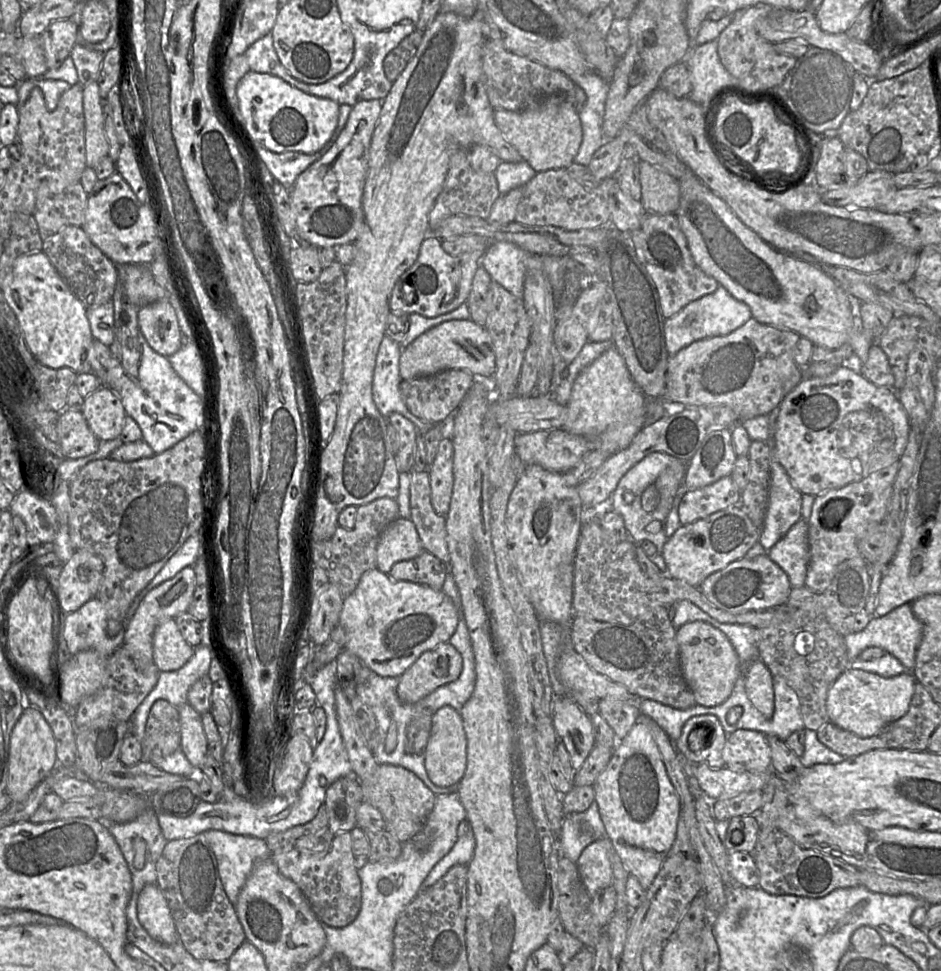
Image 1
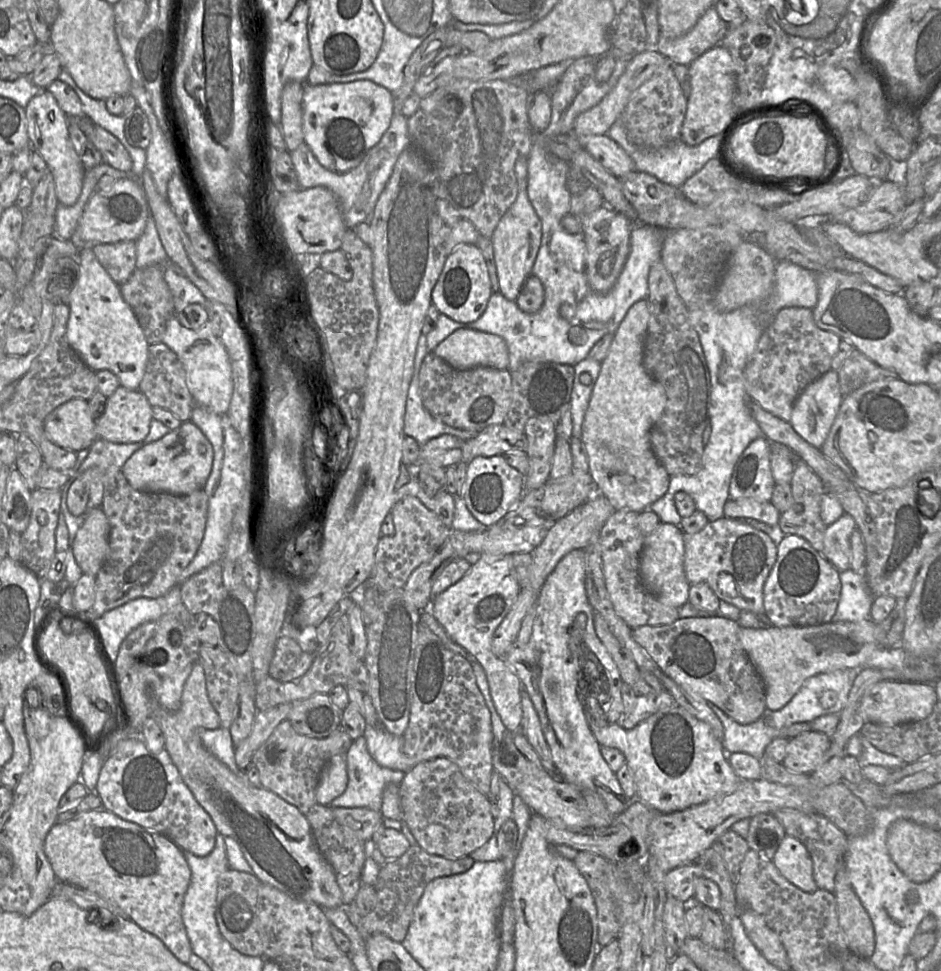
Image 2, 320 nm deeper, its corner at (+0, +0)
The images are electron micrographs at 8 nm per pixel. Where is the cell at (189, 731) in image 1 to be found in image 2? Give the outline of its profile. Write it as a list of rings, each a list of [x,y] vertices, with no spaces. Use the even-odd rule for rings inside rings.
[[[194,663],[184,684],[180,707],[177,710],[158,707],[151,717],[157,721],[163,732],[164,749],[169,753],[184,783],[209,814],[218,834],[229,836],[237,842],[251,873],[261,883],[278,889],[294,900],[314,903],[322,909],[342,906],[342,893],[336,880],[336,872],[319,851],[305,814],[274,792],[252,785],[243,770],[231,770],[203,745],[199,730],[220,728],[220,719],[208,698],[204,669],[199,663]]]

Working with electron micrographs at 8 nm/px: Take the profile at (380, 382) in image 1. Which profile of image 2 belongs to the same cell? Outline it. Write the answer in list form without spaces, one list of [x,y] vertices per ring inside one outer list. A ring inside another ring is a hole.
[[[421,334],[414,359],[414,372],[407,395],[404,433],[406,436],[416,439],[421,446],[430,439],[444,434],[467,441],[479,432],[465,432],[453,428],[433,417],[423,405],[419,389],[419,371],[428,352],[426,335]]]

